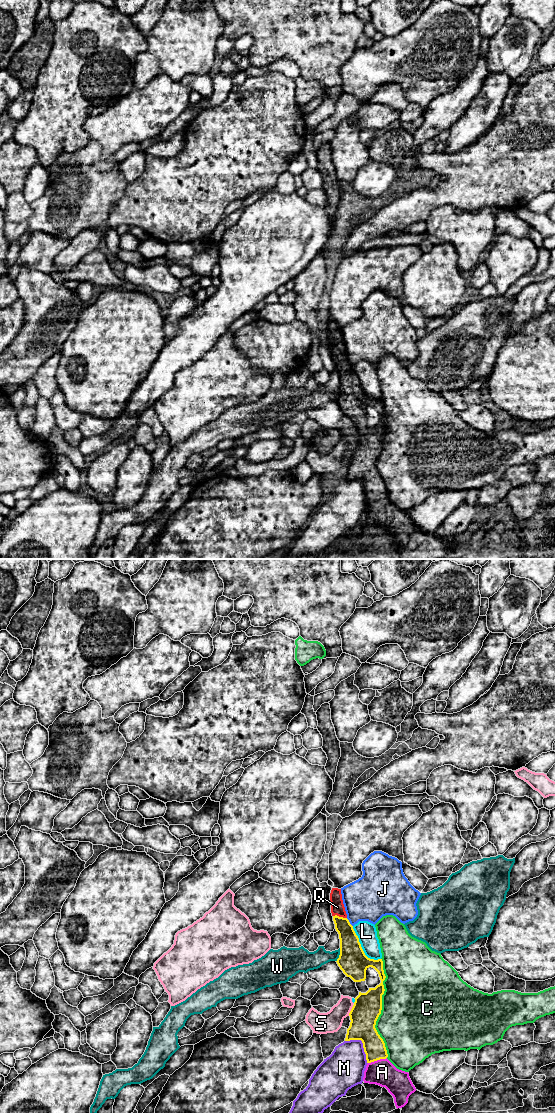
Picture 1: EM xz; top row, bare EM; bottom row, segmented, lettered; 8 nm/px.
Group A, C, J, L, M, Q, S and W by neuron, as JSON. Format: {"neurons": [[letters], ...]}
{"neurons": [["A", "Q"], ["C"], ["J"], ["L"], ["M"], ["S"], ["W"]]}

